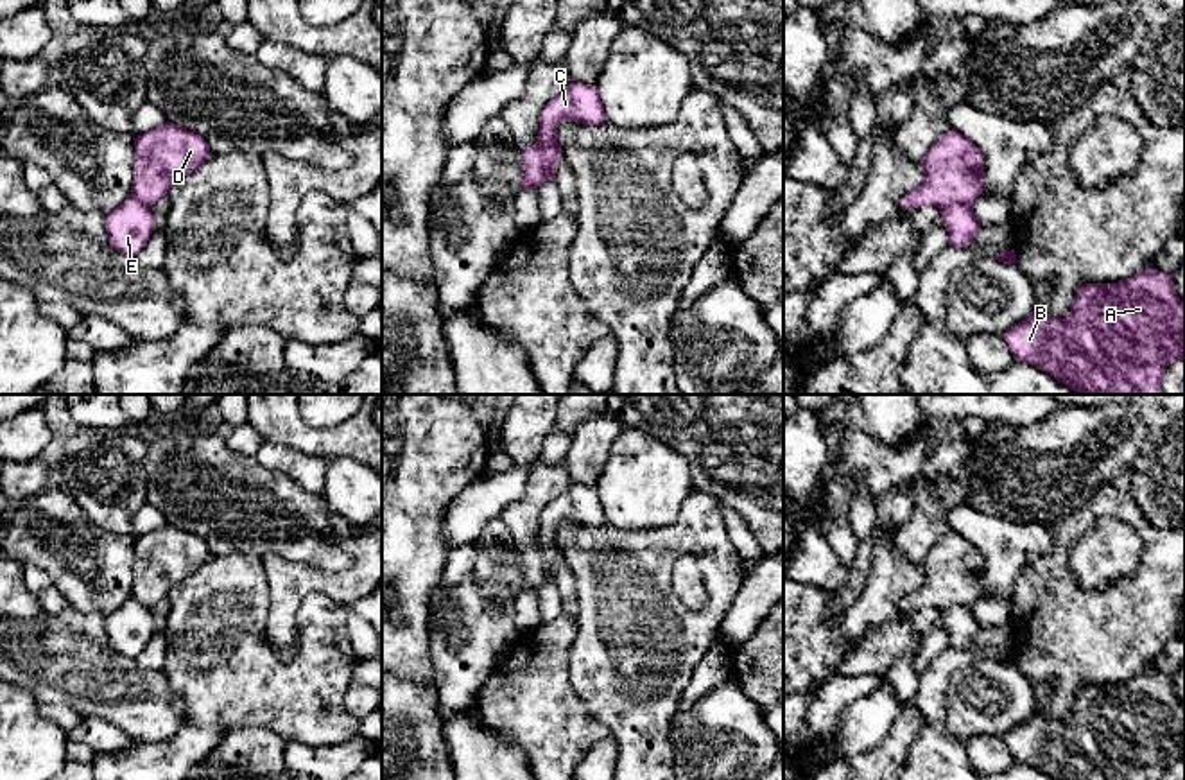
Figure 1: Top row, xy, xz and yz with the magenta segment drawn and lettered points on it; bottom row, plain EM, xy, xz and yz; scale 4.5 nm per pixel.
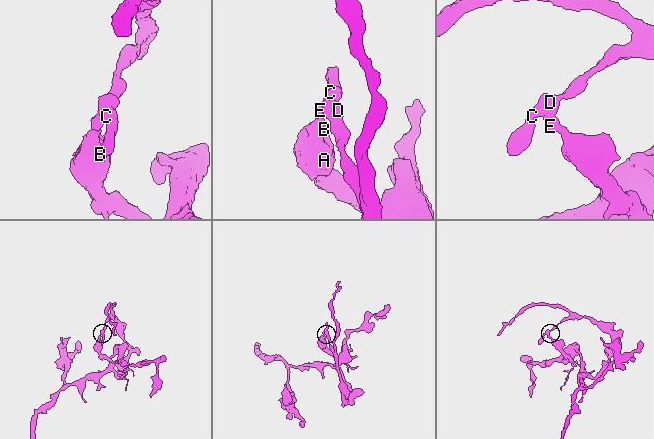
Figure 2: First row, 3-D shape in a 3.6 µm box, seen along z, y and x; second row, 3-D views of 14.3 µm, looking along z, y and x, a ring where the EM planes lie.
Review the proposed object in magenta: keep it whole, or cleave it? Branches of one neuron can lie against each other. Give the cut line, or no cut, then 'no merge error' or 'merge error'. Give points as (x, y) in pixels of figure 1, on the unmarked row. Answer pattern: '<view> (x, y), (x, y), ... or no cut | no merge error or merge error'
xz (536, 544), (542, 554), (545, 581) | merge error

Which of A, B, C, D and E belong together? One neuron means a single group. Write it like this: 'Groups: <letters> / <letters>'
Groups: A B E / C D

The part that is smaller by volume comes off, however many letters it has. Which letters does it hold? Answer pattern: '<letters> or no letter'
A, B, E

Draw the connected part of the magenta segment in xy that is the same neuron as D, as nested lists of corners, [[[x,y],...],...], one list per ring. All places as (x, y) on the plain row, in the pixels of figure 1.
[[[172,524],[134,540],[134,581],[131,597],[152,608],[185,577],[199,570],[210,549],[194,533]]]

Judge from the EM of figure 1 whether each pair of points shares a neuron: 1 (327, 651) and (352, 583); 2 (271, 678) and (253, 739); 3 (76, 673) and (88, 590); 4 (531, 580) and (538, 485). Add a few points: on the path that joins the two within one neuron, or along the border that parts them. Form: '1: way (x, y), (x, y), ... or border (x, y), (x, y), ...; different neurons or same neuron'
1: border (300, 606), (316, 592), (346, 606); different neurons
2: border (230, 728), (269, 727), (285, 741); different neurons
3: border (70, 603), (83, 612), (97, 612), (104, 617); different neurons
4: way (531, 556), (527, 546), (529, 508); same neuron

